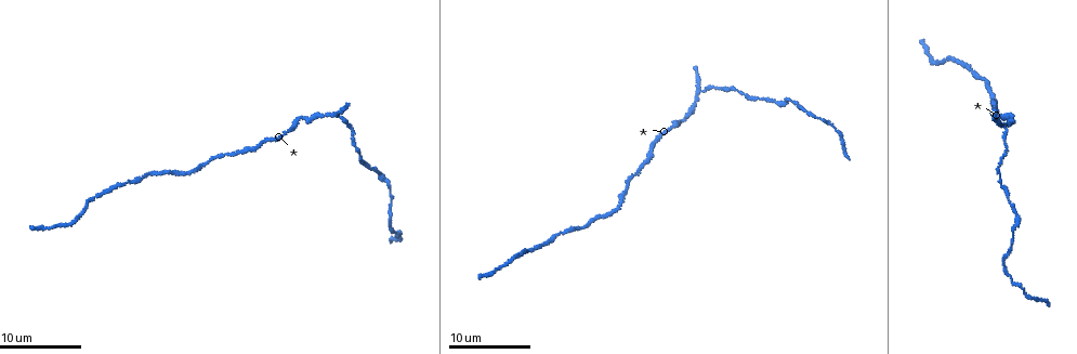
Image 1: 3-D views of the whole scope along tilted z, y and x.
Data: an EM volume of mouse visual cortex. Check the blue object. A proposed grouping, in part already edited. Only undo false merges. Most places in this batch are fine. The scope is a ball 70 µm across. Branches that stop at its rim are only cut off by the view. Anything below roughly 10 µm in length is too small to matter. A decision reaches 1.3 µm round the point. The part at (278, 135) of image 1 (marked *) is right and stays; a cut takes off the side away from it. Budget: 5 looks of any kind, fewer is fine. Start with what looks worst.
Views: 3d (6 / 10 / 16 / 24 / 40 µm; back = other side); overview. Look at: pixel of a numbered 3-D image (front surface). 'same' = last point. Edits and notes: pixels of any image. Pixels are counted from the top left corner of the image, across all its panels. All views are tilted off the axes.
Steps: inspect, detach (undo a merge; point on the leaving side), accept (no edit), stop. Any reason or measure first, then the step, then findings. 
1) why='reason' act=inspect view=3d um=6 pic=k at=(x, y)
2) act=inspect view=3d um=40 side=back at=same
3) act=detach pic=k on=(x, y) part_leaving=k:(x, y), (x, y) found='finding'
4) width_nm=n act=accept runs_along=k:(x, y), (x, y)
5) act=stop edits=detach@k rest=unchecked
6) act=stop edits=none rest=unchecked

act=inspect view=3d um=10 pic=1 at=(300, 116)

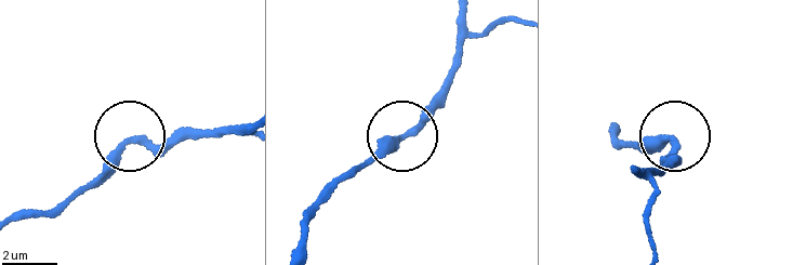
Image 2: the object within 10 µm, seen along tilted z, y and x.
act=accept runs_along=2:(58, 203), (105, 181), (135, 137), (198, 138) found='one cell here'

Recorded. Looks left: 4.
why='calibre changes' act=inspect view=3d um=16 pic=1 at=(780, 104)

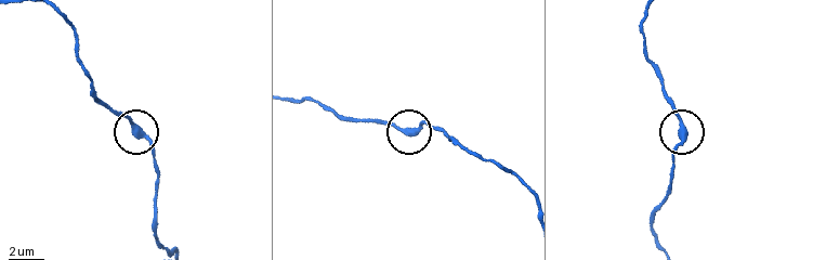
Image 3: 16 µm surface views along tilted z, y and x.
why='from behind' act=inspect view=3d um=16 side=back pic=3 at=(681, 134)

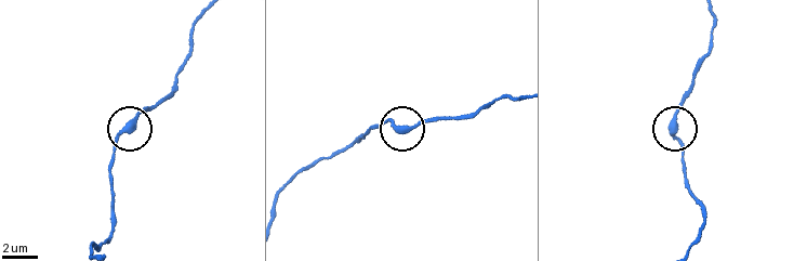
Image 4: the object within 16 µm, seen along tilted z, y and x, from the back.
width_nm=320 act=accept runs_along=4:(711, 13), (709, 53), (674, 122), (685, 166) found='one cell here'

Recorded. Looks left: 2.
why='thin neck' act=inspect view=3d um=10 pic=1 at=(970, 70)

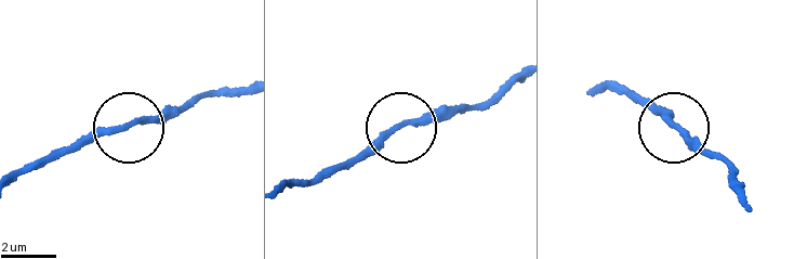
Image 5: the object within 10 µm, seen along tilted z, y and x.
act=accept found='all the same cell'

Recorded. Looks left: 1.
act=stop edits=none rest=unchecked

